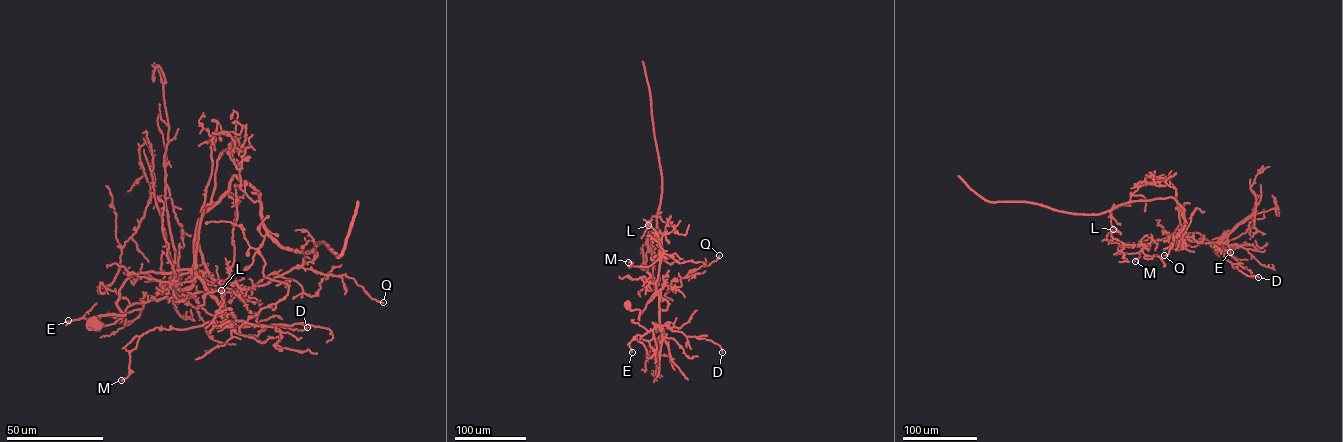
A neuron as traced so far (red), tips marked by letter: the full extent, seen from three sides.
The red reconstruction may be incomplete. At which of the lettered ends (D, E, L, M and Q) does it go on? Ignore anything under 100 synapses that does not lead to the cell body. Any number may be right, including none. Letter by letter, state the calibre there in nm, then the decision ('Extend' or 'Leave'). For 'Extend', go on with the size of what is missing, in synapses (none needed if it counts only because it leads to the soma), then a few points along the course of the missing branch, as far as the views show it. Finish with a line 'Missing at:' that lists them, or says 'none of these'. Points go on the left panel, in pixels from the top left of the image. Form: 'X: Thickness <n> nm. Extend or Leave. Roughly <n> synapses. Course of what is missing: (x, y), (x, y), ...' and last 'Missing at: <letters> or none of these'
D: Thickness 170 nm. Leave
E: Thickness 160 nm. Leave
L: Thickness 280 nm. Leave
M: Thickness 360 nm. Leave
Q: Thickness 160 nm. Leave
Missing at: none of these

